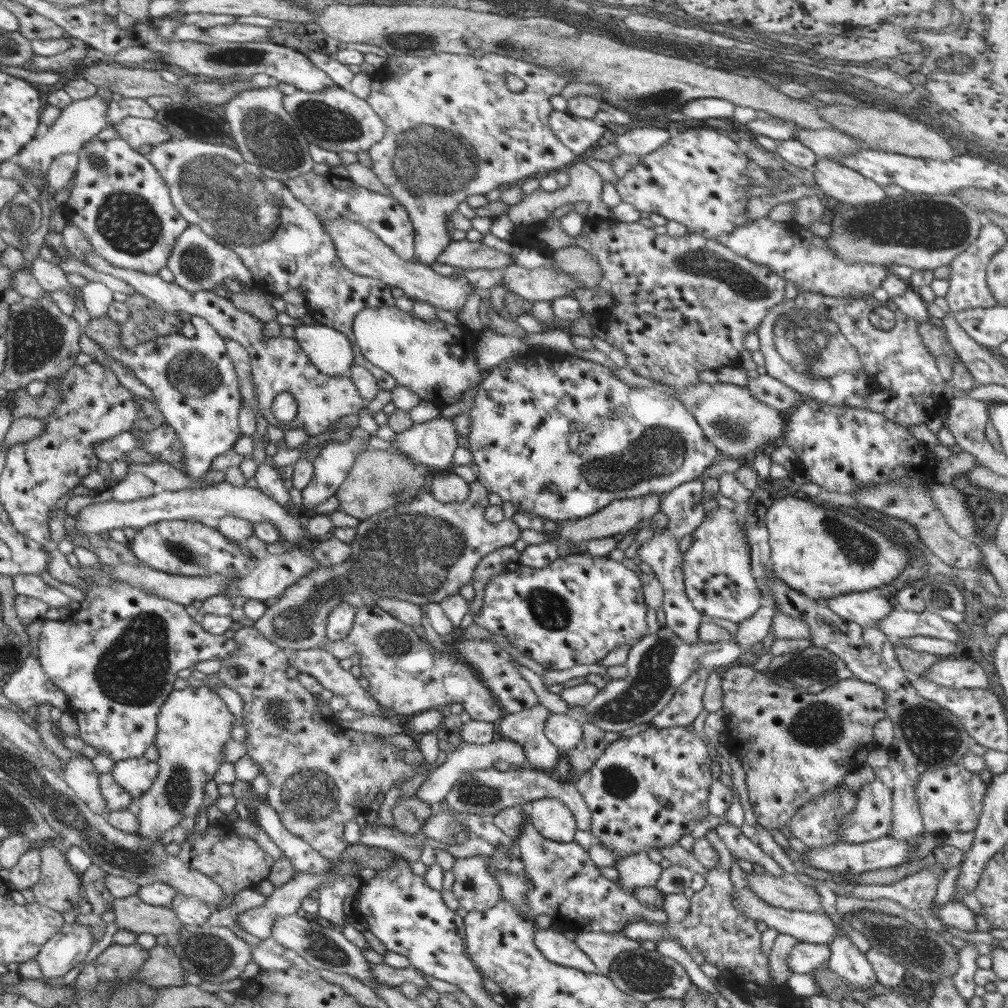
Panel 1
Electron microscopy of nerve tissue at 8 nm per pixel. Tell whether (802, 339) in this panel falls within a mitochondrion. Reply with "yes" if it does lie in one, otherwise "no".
yes

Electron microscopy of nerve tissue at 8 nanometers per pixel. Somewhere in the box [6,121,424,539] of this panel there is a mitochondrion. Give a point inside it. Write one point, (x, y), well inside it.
(228, 198)

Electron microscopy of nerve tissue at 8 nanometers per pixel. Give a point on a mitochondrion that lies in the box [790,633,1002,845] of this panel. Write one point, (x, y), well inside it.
(932, 737)

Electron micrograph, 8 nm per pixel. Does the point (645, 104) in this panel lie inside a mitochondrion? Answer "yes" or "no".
yes

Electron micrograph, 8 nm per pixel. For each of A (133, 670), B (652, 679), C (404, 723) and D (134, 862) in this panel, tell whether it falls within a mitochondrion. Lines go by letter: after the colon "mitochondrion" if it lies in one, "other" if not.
A: mitochondrion
B: mitochondrion
C: other
D: mitochondrion

